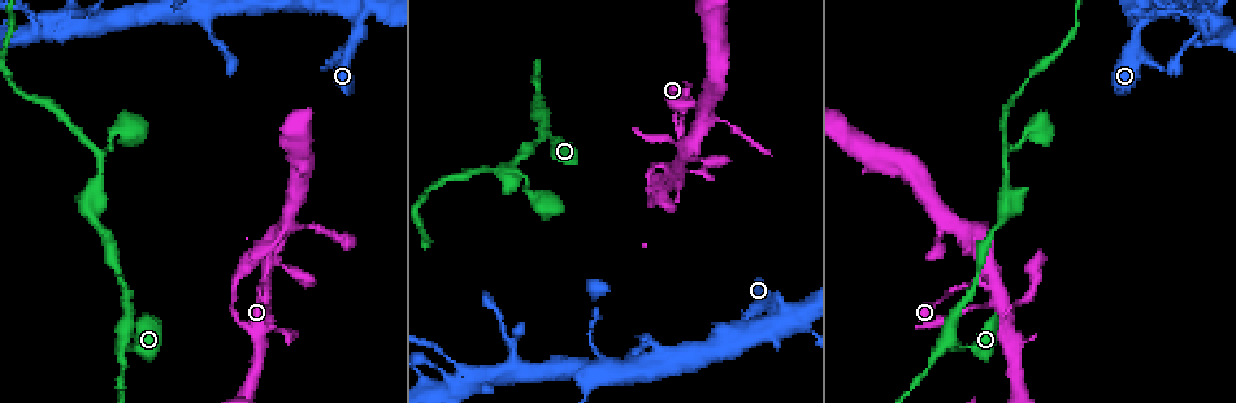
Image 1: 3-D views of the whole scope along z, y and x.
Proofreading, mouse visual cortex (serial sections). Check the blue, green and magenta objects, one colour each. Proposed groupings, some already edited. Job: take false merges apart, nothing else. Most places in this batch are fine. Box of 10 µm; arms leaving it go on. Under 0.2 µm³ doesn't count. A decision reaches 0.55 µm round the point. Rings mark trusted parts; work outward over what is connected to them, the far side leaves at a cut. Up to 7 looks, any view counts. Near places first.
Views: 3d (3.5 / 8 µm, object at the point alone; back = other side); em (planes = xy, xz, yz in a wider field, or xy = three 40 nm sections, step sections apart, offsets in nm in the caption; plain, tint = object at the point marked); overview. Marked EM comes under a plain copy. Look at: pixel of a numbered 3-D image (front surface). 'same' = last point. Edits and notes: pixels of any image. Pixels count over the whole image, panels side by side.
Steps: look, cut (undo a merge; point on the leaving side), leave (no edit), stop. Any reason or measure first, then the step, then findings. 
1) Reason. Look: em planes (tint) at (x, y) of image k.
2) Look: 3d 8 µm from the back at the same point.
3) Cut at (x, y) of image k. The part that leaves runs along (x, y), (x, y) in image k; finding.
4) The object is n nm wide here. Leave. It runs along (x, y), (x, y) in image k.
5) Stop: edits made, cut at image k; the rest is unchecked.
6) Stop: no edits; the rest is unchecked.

Three arms meet. Look: 3d 8 µm from the back at (952, 340) of image 1.

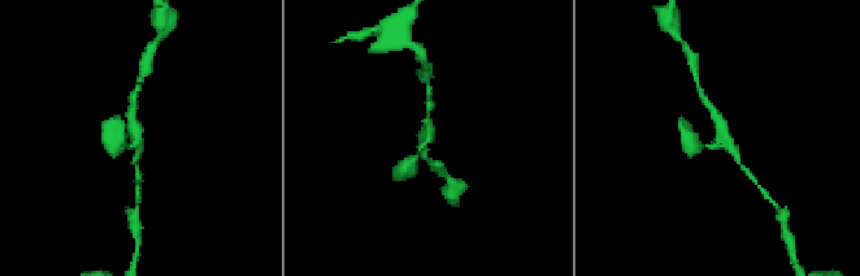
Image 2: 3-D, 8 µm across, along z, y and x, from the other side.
Now the EM. Look: em xy step 5 (tint) at the same point.

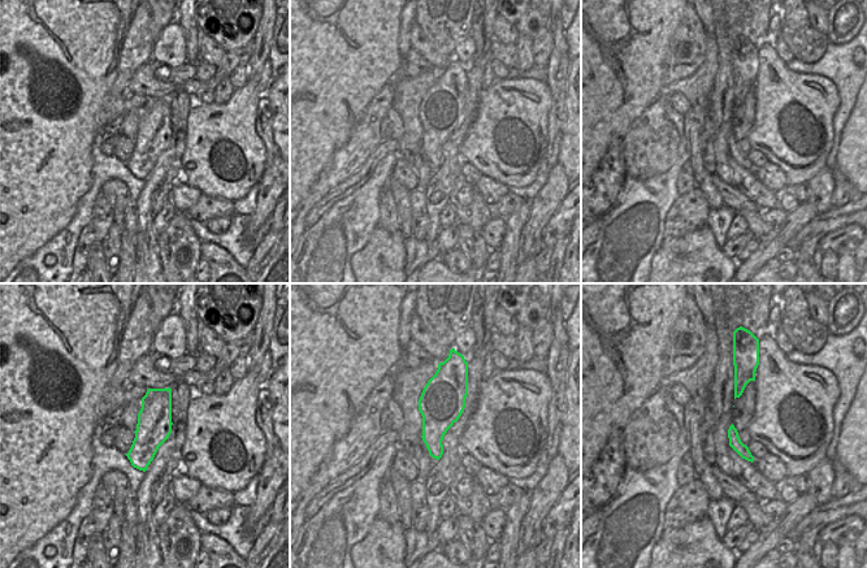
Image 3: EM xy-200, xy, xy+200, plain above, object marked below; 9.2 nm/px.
The object is 420 nm wide here. Leave. It runs along (116, 142), (137, 141), (133, 104) in image 2; one cell here.

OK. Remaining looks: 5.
Sharp bend. Look: 3d 8 µm at (774, 301) of image 1.

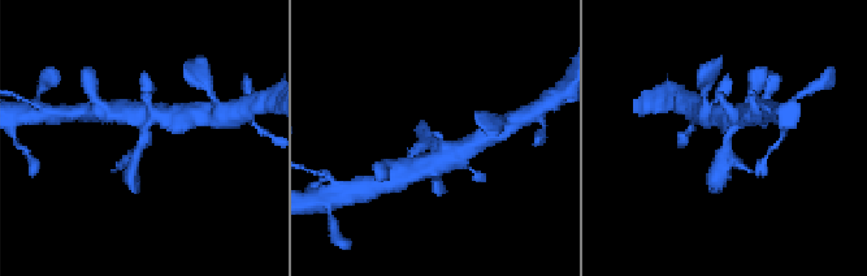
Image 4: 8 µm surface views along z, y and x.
Need the tissue. Look: em xy step 2 (tint) at the same point.

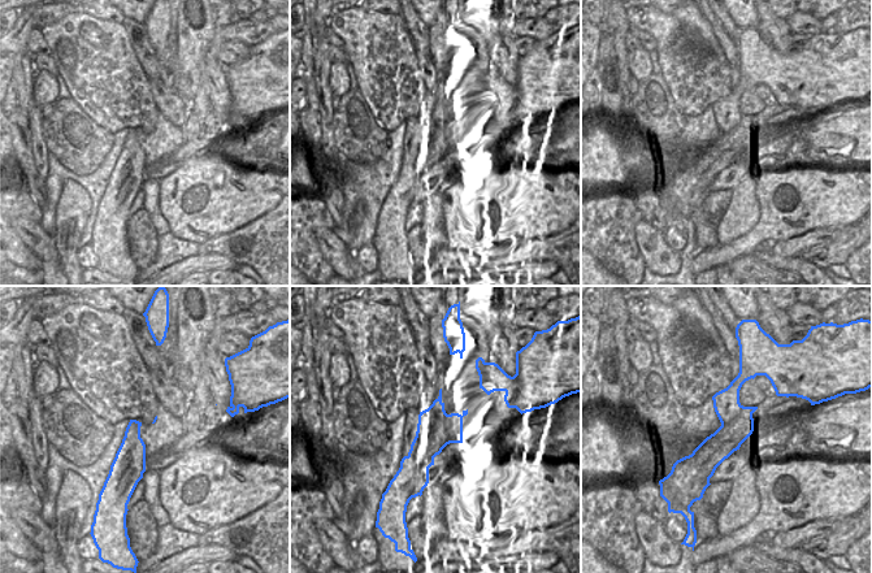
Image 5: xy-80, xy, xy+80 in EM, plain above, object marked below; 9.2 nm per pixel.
Leave. It runs along (742, 378), (705, 482) in image 5; all the same cell.

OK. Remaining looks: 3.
Thick turns thin. Look: 3d 3.5 µm at (989, 286) of image 1.

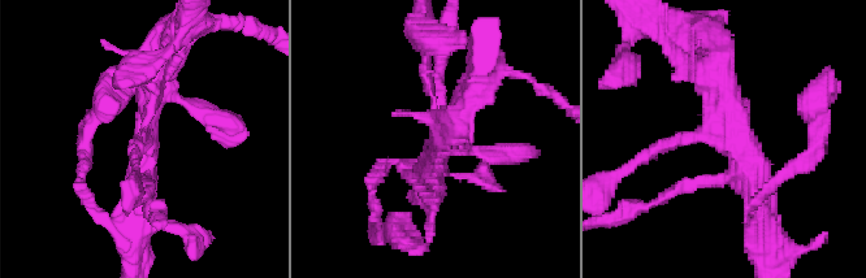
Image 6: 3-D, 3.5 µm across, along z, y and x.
Shape alone is not enough. Look: em xy step 3 (tint) at (727, 141) of image 6.

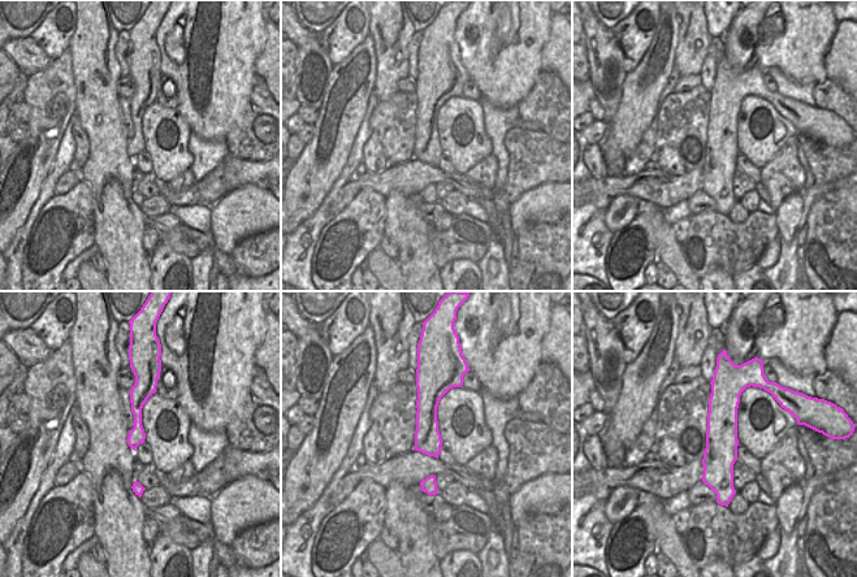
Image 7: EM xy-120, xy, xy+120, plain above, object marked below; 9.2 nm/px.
The object is 240 nm wide here. Leave. It runs along (135, 156), (152, 96), (148, 60) in image 6; all the same cell.

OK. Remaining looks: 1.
Stop: no edits; the rest is unchecked.

